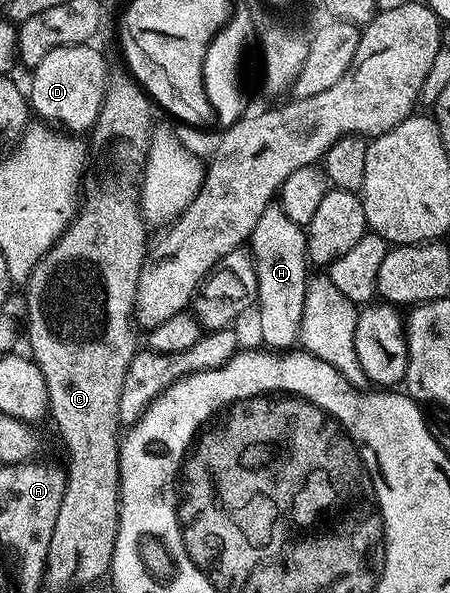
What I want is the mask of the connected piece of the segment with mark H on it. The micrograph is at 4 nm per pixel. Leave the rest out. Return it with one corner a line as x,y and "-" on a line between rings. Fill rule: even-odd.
268,205
253,228
249,239
249,253
257,272
257,311
262,345
277,351
291,348
299,341
299,325
305,308
309,259
307,232
285,216
282,206

